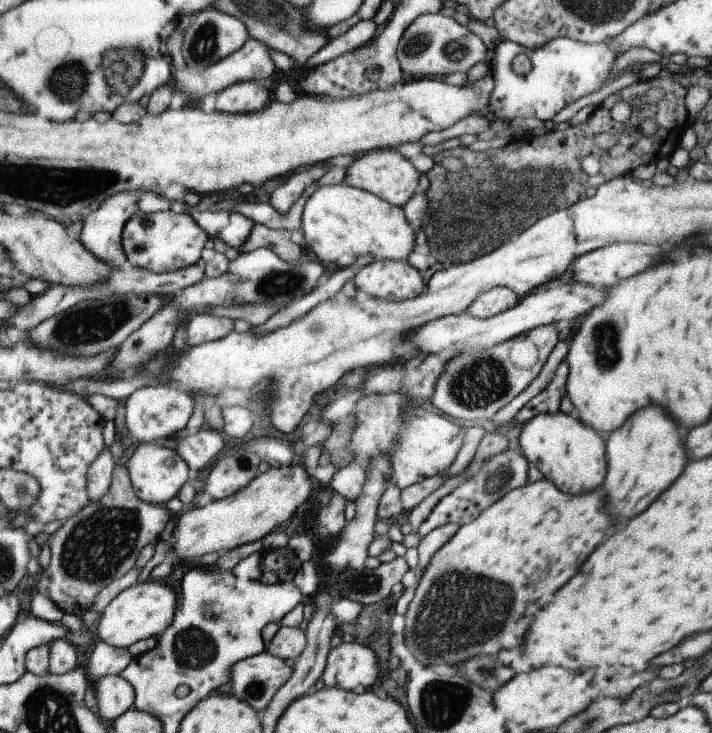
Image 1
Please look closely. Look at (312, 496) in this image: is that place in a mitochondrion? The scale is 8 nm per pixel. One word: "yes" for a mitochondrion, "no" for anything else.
no

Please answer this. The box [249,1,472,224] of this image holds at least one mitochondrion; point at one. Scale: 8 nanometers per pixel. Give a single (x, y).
(415, 46)

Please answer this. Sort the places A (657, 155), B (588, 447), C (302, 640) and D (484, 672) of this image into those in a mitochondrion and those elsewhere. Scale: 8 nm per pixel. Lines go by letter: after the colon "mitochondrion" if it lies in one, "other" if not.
A: other
B: other
C: other
D: mitochondrion

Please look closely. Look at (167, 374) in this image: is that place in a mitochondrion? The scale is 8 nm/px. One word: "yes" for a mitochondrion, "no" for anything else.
no

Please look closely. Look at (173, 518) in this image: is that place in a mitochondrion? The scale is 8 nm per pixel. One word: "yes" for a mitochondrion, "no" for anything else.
no

